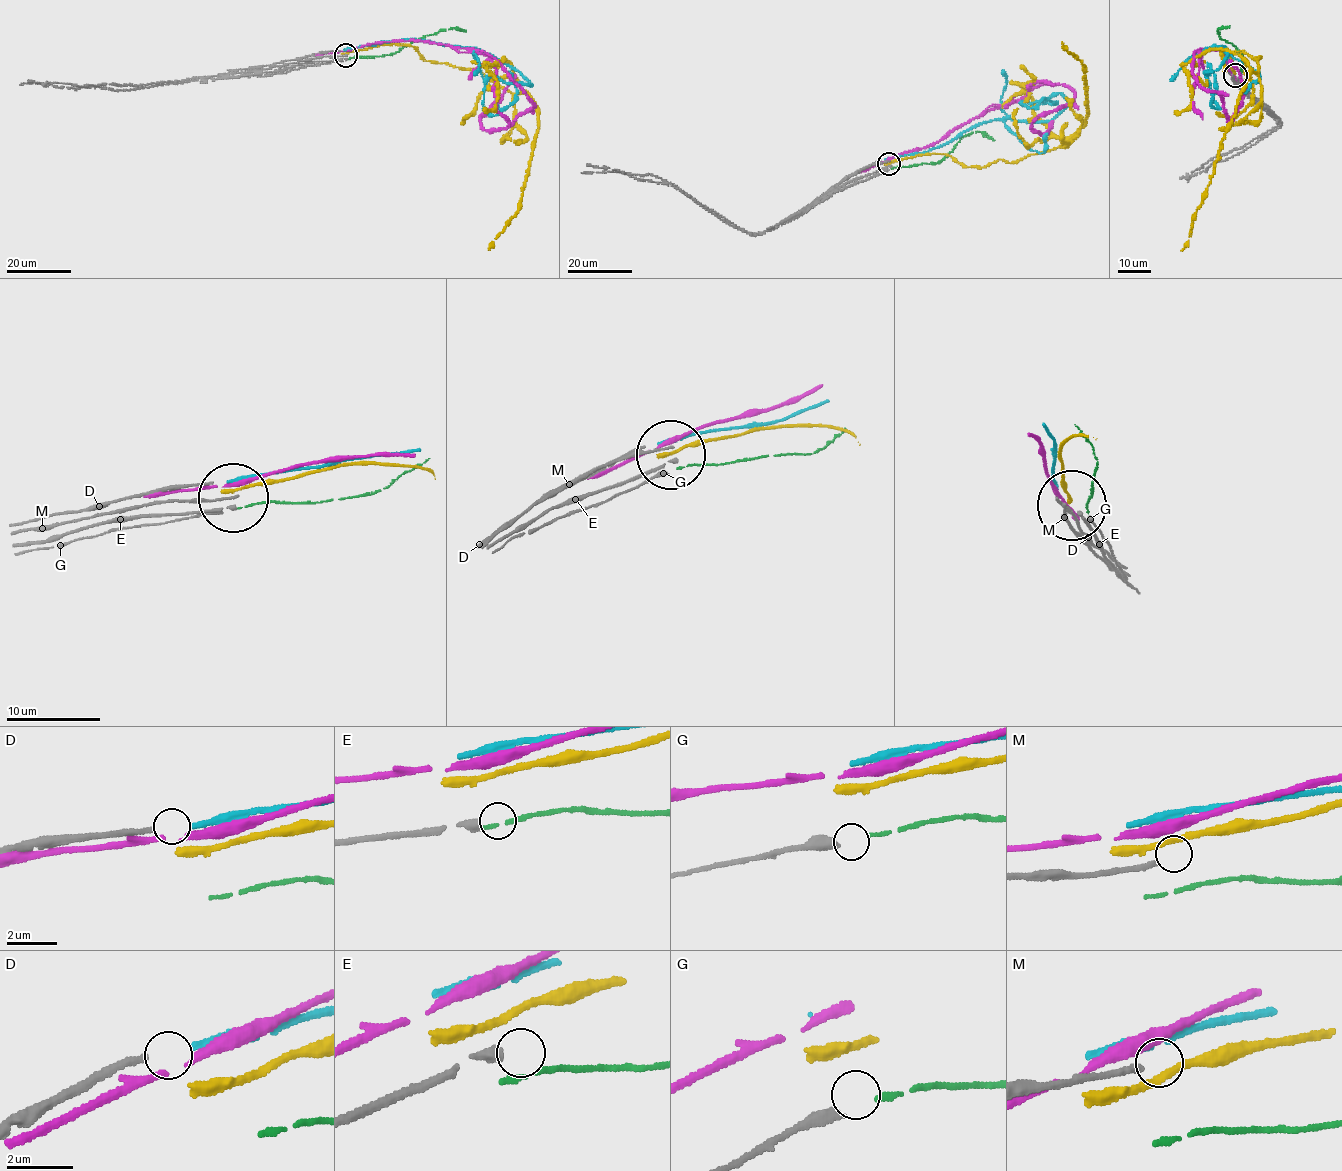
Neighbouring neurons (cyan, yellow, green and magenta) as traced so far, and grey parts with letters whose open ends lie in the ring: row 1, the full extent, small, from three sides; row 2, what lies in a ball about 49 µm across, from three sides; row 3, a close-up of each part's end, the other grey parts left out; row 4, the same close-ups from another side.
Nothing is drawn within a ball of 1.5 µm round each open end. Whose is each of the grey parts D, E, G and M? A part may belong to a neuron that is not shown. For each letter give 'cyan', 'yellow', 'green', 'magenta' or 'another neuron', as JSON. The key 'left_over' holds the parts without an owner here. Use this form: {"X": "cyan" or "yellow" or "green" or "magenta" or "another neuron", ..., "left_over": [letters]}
{"D": "cyan", "E": "another neuron", "G": "green", "M": "another neuron", "left_over": ["E", "M"]}

